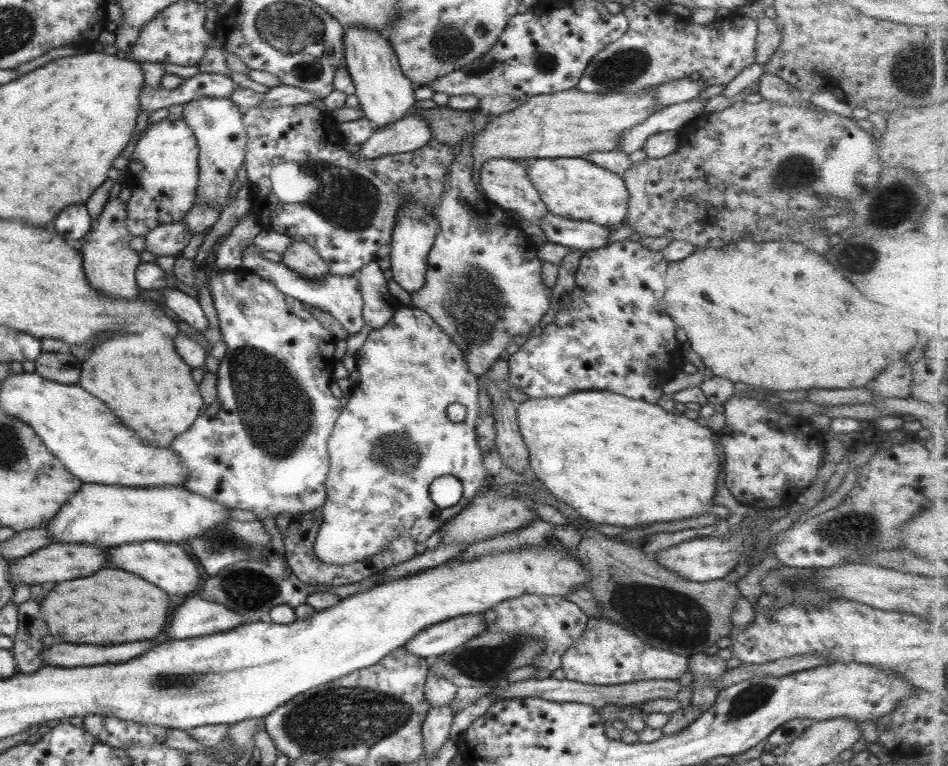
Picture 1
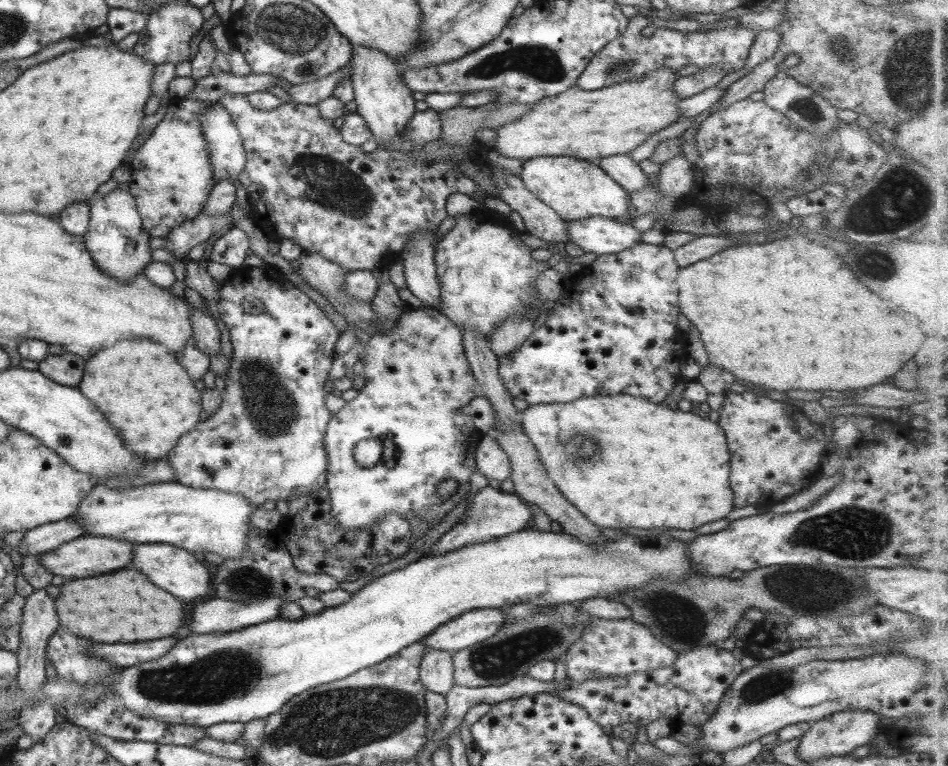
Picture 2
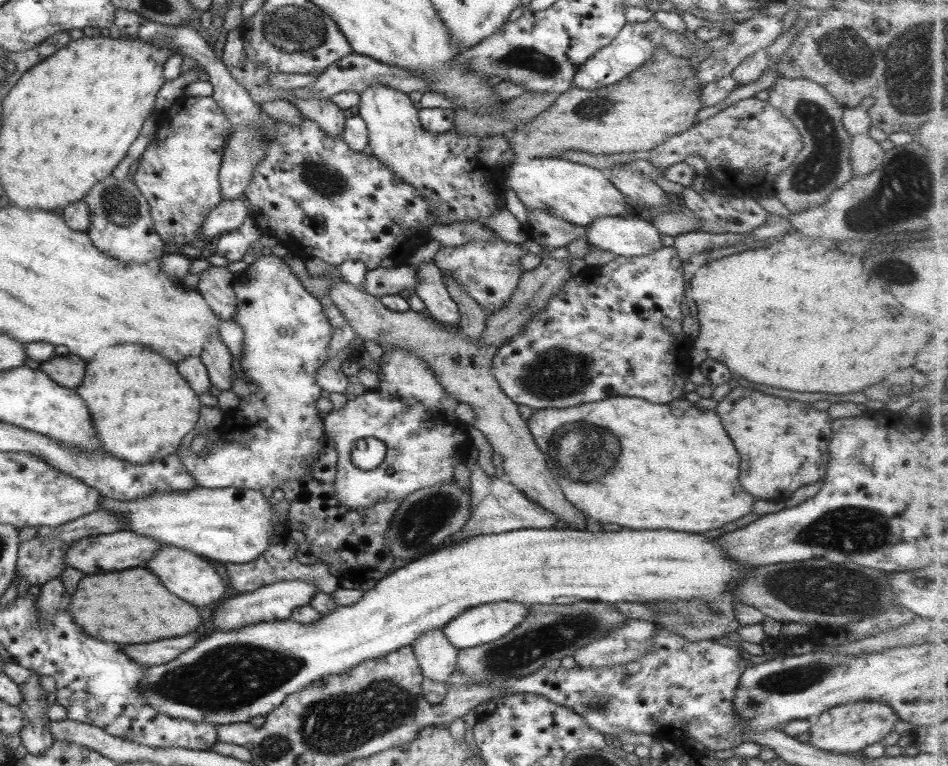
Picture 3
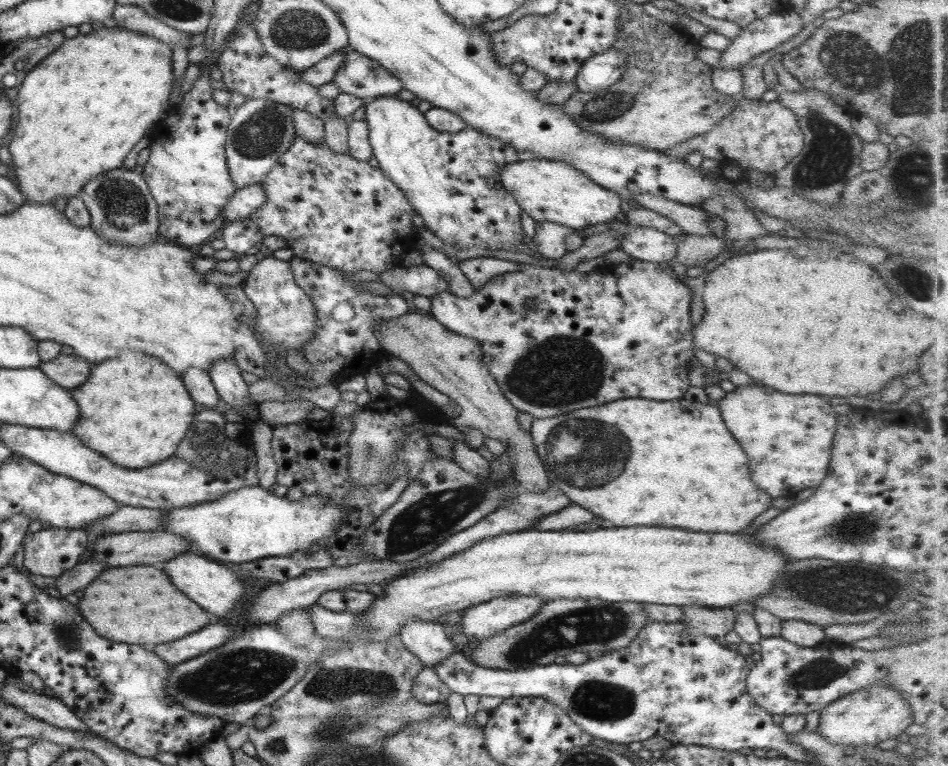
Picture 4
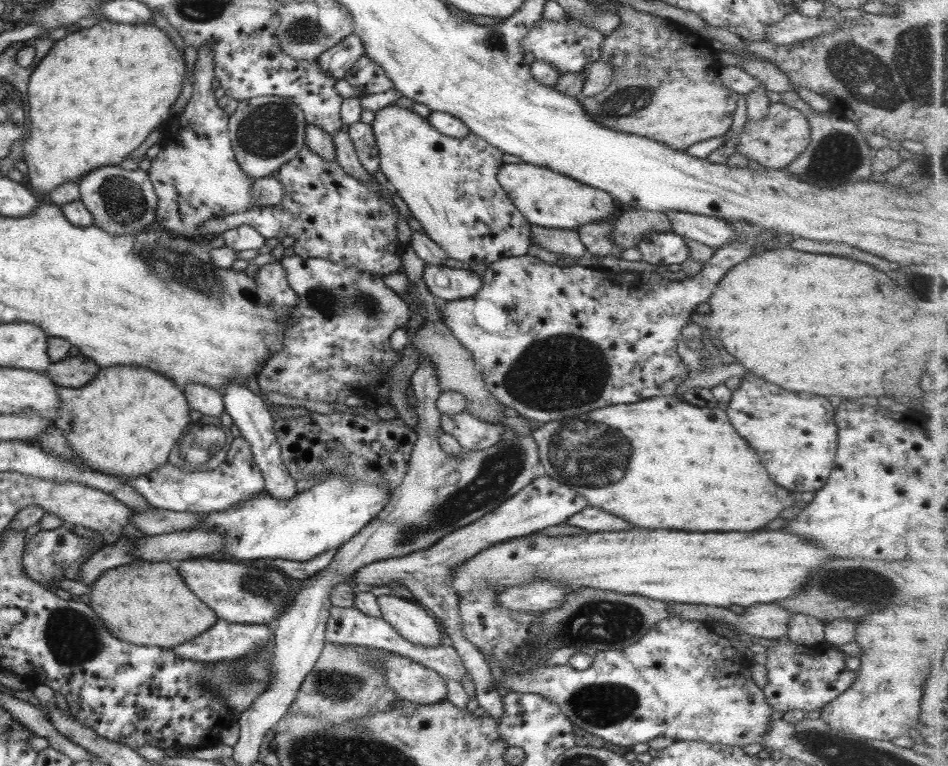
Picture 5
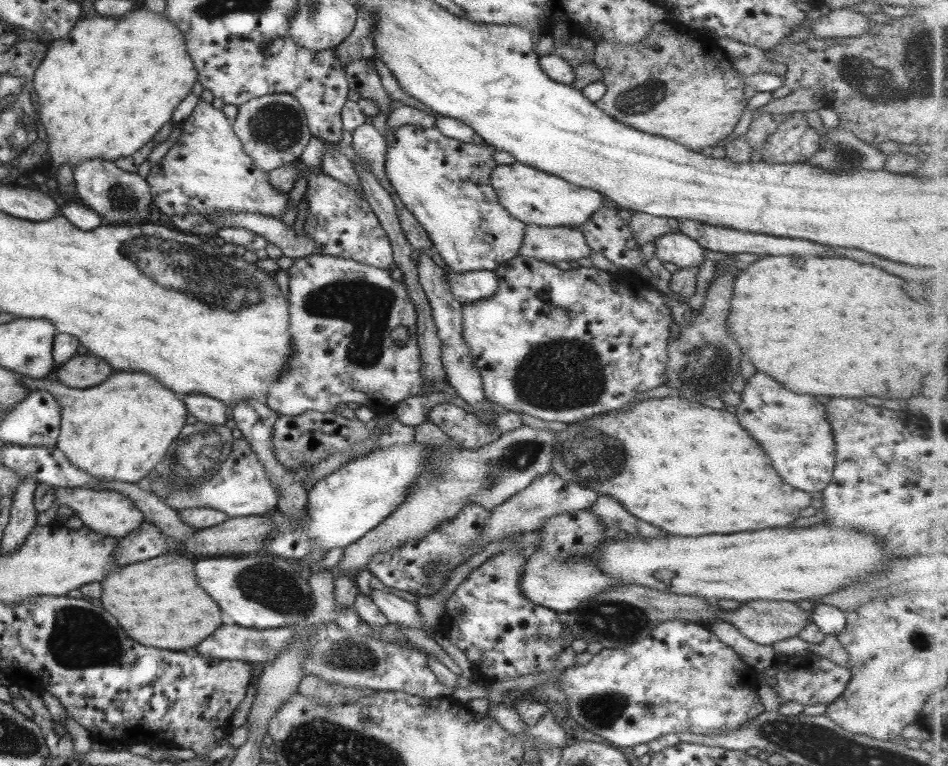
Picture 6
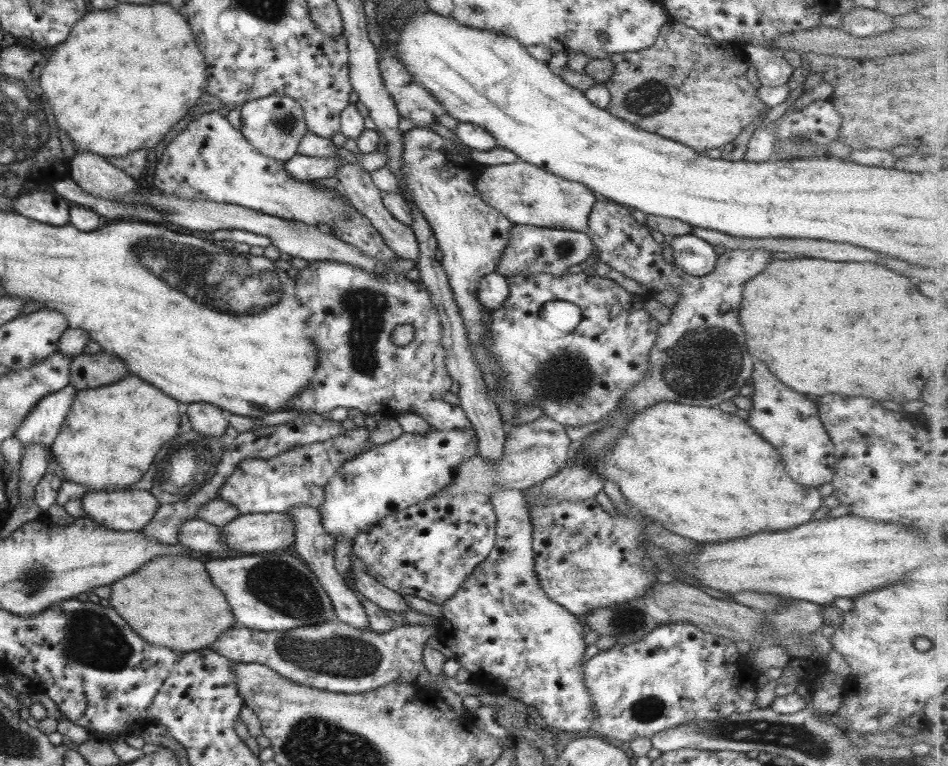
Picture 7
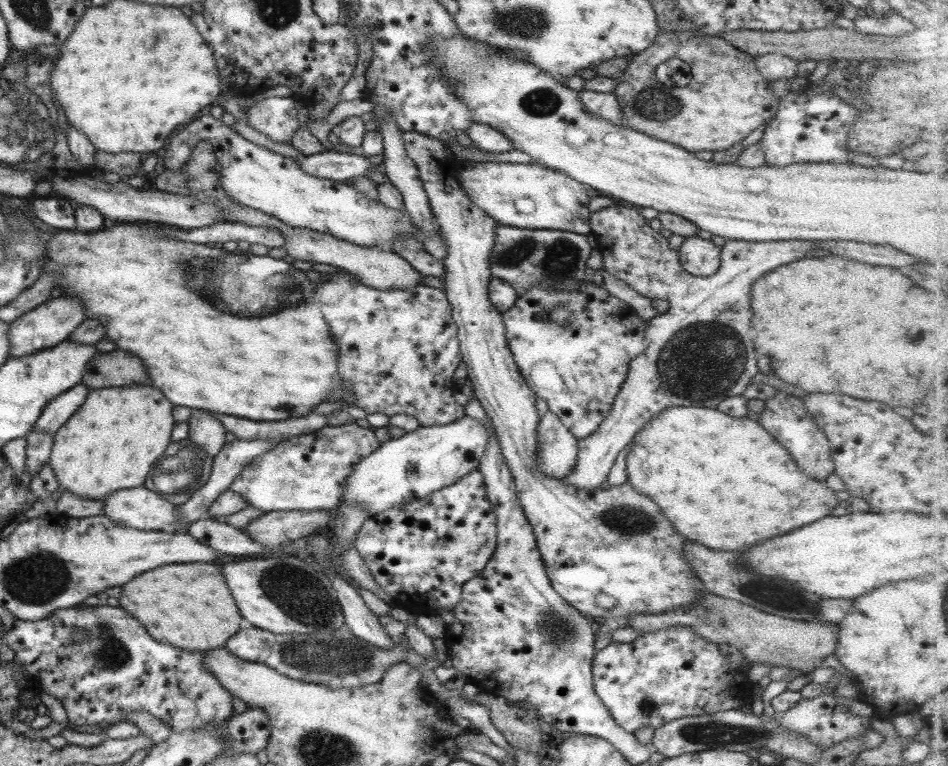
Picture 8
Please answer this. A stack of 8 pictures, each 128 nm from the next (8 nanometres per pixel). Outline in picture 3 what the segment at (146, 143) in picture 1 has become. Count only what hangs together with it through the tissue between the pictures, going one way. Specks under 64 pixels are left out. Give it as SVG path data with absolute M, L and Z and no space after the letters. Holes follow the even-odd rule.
M181 96L175 100L175 102L170 105L170 108L163 109L161 112L157 113L157 128L154 132L154 140L149 141L147 143L147 147L143 154L139 156L137 162L137 168L135 168L135 172L132 174L132 183L139 189L141 196L145 197L147 204L149 205L150 217L153 223L154 231L159 235L159 238L164 243L177 243L177 244L193 244L193 240L197 240L200 238L200 226L202 225L203 219L207 216L207 213L213 208L217 206L221 202L220 194L219 194L219 181L218 170L221 164L221 150L225 147L225 138L222 134L231 129L228 120L224 117L224 114L217 108L215 101L210 96L196 96L196 97L187 97Z

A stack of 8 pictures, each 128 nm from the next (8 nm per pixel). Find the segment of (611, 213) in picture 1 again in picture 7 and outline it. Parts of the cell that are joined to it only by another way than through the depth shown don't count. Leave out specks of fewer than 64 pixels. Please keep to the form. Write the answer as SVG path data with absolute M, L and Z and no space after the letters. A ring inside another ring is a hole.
M522 161L497 166L483 166L476 178L481 198L514 225L563 229L584 233L596 195L583 184L553 176L542 168Z

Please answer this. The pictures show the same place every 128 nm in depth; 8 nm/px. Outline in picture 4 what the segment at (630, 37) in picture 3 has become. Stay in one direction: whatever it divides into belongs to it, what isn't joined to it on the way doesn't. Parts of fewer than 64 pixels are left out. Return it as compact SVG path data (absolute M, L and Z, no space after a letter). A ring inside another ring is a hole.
M610 48L584 60L574 76L577 91L593 92L608 88L623 75L626 57L621 50Z

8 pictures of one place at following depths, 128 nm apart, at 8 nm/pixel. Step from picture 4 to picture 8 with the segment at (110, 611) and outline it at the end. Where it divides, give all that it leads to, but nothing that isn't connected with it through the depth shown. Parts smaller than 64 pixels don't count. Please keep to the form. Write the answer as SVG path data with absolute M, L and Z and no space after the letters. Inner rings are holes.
M163 564L123 584L117 600L118 606L139 620L153 640L184 651L219 648L221 642L237 632L241 620L219 568L211 564Z

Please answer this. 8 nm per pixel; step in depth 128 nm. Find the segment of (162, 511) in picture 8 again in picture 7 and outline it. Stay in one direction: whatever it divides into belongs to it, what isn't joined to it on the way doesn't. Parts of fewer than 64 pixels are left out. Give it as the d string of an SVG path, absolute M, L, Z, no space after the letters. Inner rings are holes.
M135 488L86 492L80 496L79 500L81 500L81 509L87 519L104 528L118 532L140 532L145 524L152 520L153 514L160 506L149 491Z

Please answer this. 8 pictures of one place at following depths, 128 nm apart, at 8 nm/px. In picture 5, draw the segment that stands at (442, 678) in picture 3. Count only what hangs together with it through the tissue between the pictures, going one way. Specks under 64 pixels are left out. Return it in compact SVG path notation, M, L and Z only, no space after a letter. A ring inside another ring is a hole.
M393 595L376 597L380 617L403 639L419 646L441 645L439 622L419 604Z

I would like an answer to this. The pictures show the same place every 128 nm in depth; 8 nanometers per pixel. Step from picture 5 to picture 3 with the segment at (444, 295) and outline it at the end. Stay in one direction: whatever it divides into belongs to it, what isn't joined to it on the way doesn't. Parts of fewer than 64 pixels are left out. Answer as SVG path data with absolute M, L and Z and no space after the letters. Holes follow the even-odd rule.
M403 264L398 267L366 270L361 291L377 299L385 295L399 295L403 290L414 293L415 269L416 267Z

